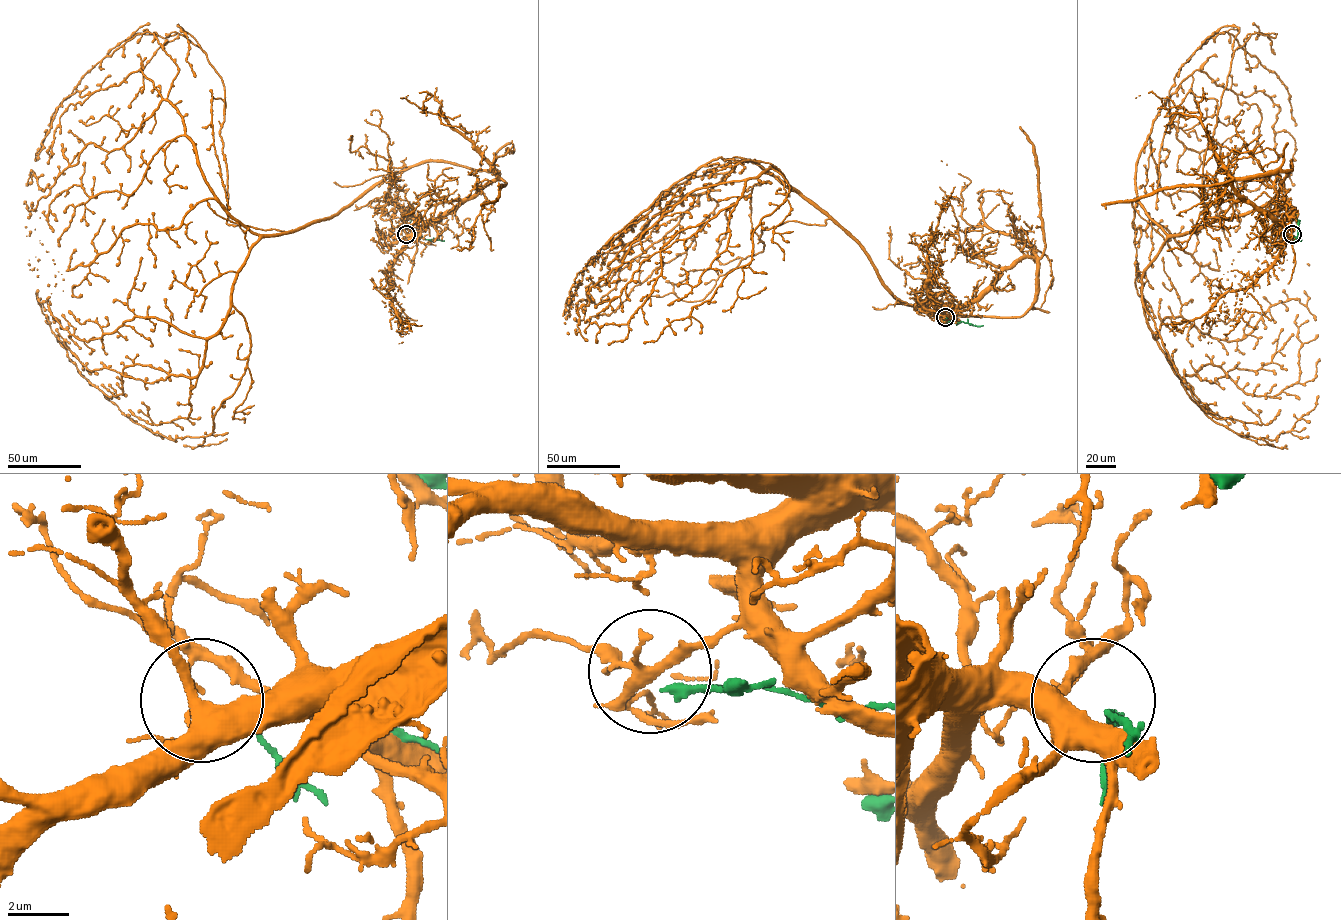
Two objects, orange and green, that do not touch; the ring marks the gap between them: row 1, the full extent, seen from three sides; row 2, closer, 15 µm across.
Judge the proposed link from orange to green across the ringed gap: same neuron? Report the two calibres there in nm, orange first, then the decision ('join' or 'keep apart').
200/320 nm | keep apart

